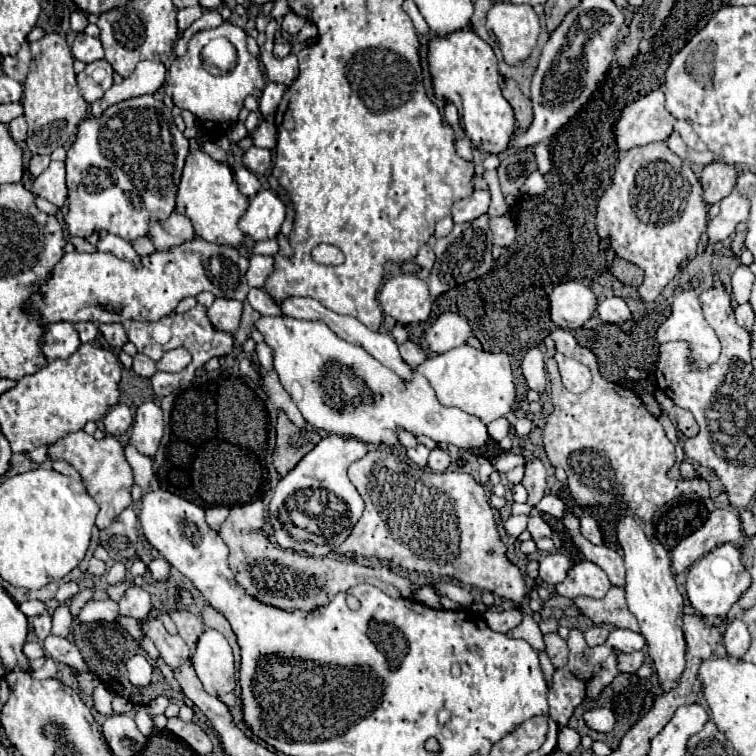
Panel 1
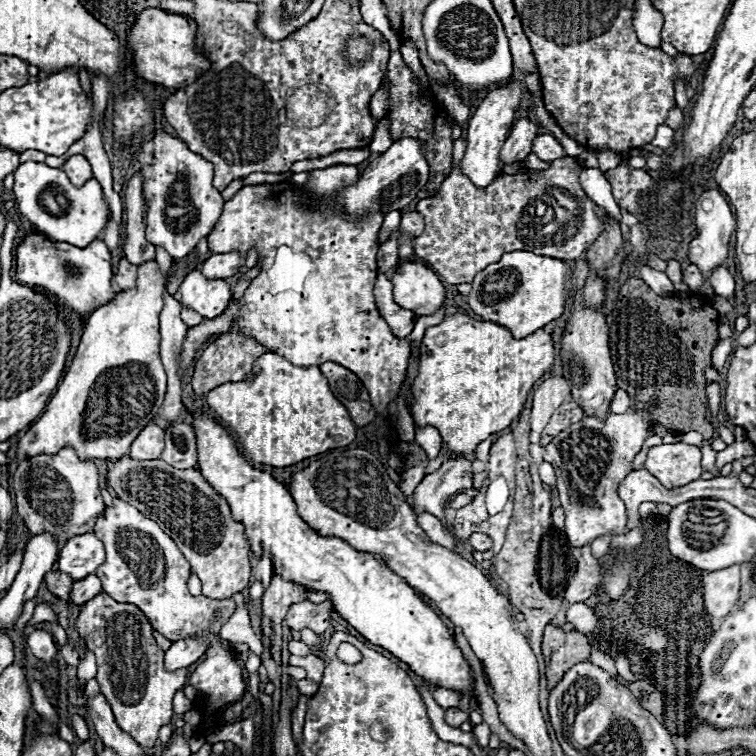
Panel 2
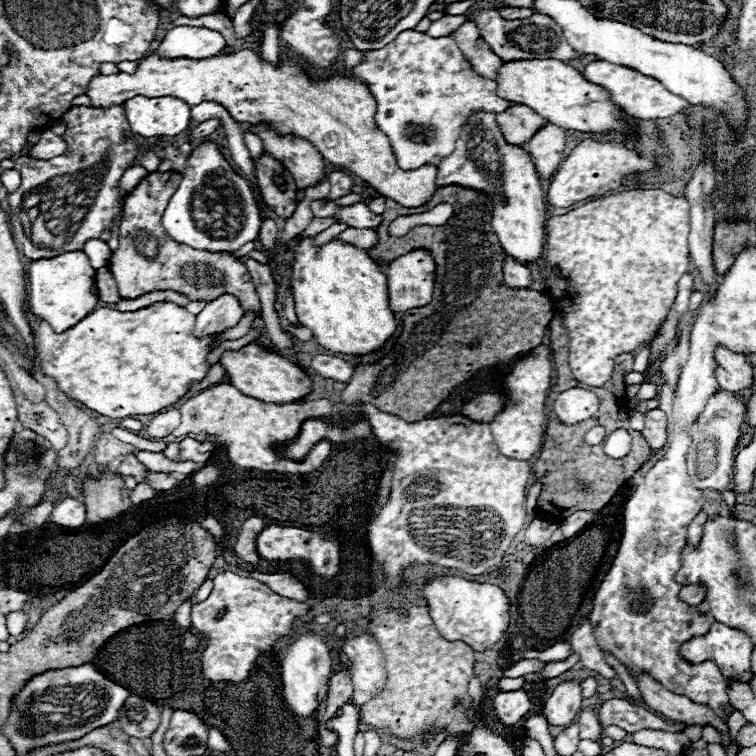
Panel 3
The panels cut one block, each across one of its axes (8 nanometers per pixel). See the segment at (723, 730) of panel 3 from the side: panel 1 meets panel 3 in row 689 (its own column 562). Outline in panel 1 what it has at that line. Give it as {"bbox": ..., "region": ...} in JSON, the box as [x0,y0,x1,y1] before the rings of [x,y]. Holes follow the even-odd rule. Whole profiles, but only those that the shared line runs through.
{"bbox":[544,632,568,668],"region":[[[548,632],[548,634],[544,634],[544,642],[546,642],[546,652],[548,652],[554,668],[564,666],[564,660],[568,660],[566,640],[562,640],[556,632]]]}

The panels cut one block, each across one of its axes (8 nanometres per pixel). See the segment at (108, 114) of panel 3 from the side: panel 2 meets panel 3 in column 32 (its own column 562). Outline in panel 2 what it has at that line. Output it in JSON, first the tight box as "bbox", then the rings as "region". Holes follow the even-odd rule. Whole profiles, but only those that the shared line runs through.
{"bbox":[414,138,606,284],"region":[[[458,138],[454,142],[454,168],[450,176],[442,182],[440,192],[434,198],[424,198],[418,202],[416,210],[424,216],[426,228],[414,240],[414,252],[426,264],[430,264],[448,284],[472,282],[474,276],[484,270],[488,264],[498,262],[502,254],[510,250],[532,250],[534,254],[548,254],[550,258],[576,260],[586,254],[590,244],[602,234],[602,216],[606,212],[594,204],[578,184],[582,166],[576,158],[566,156],[550,162],[546,170],[526,170],[524,174],[500,174],[488,188],[474,188],[464,174],[458,170],[458,162],[464,156],[466,140]]]}

